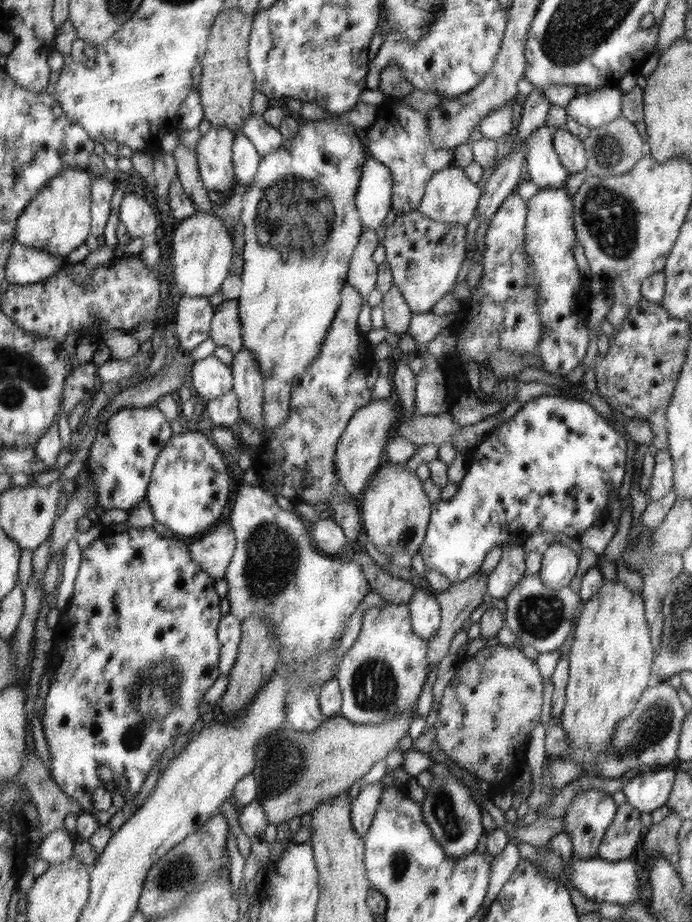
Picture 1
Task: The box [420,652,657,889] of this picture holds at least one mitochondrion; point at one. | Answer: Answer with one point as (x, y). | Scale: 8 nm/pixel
(442, 808)

